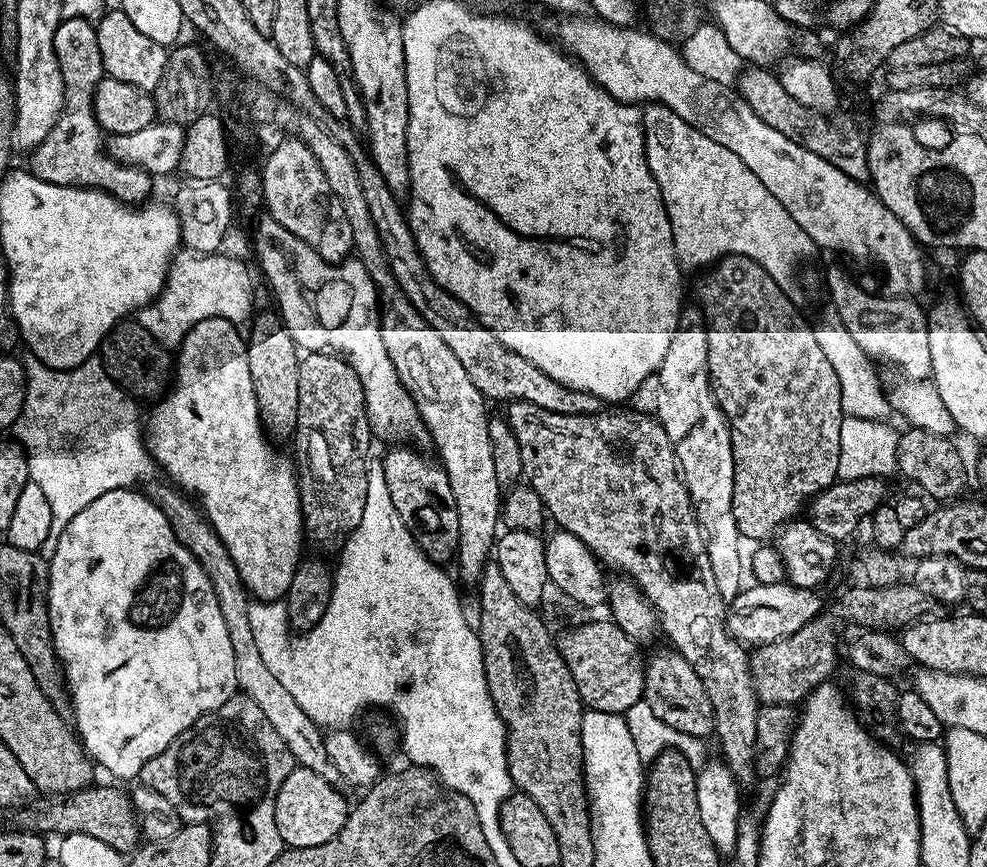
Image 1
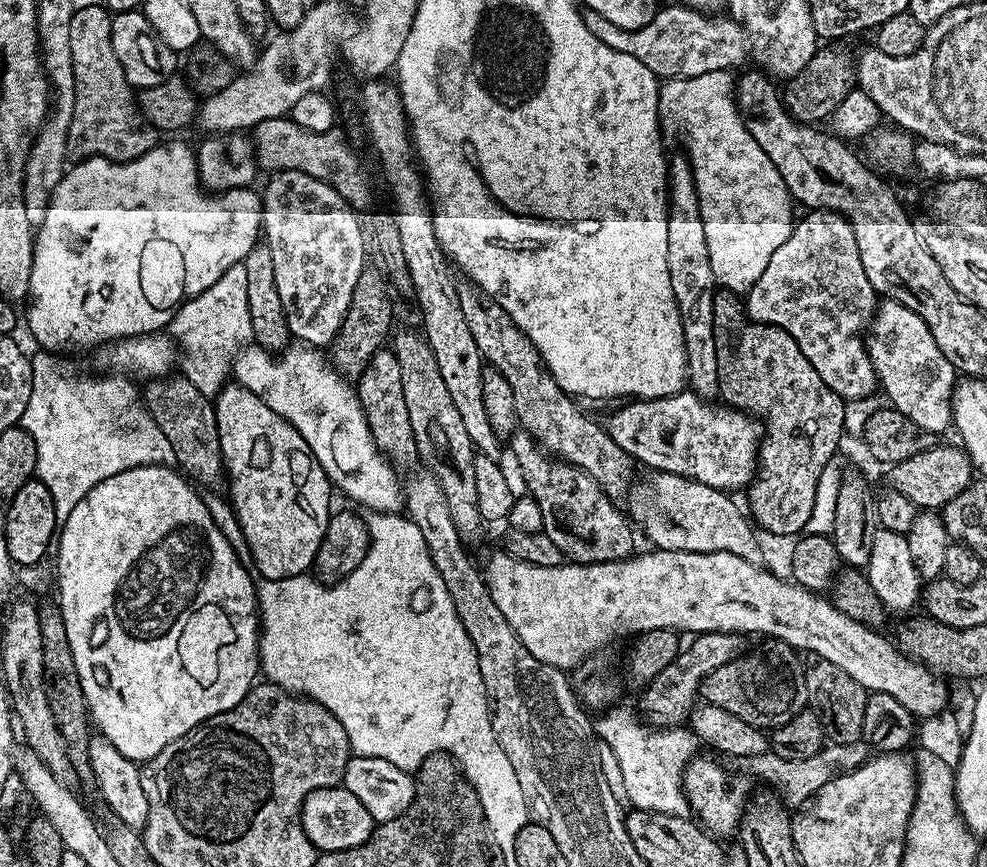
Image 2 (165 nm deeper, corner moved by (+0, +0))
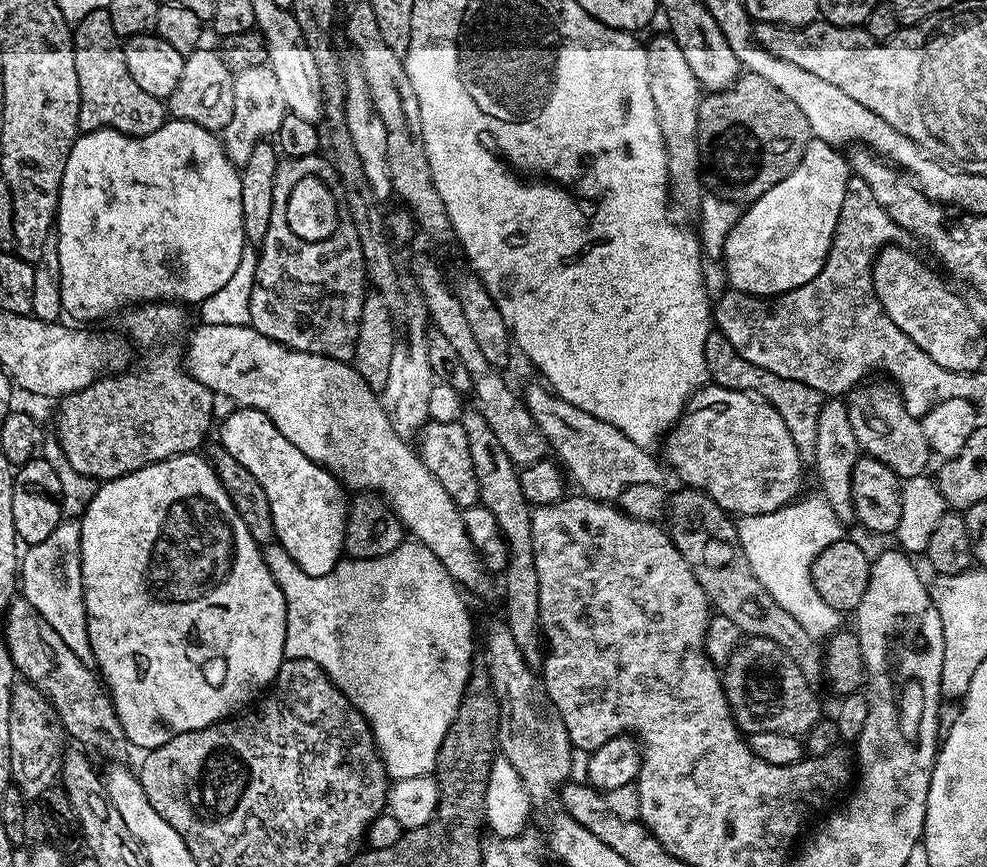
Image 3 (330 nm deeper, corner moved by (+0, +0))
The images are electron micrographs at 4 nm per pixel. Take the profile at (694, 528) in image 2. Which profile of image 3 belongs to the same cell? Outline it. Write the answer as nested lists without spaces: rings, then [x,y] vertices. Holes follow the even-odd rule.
[[[538,384],[523,388],[522,395],[551,451],[569,477],[573,477],[580,486],[579,491],[583,495],[613,504],[638,520],[654,522],[663,510],[665,513],[670,494],[669,488],[666,488],[665,469],[658,466],[647,449],[638,447],[617,427],[571,406],[568,401]]]

